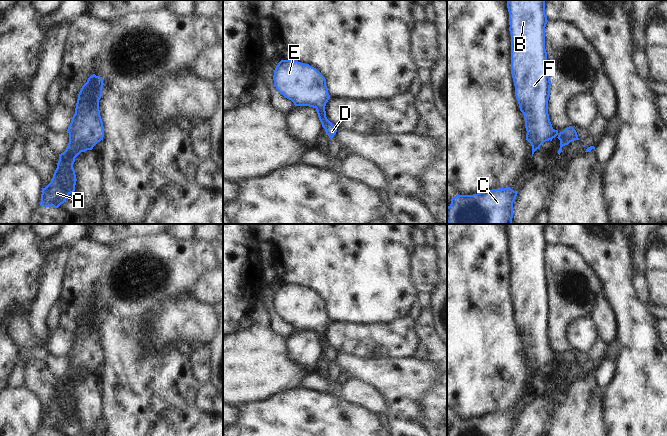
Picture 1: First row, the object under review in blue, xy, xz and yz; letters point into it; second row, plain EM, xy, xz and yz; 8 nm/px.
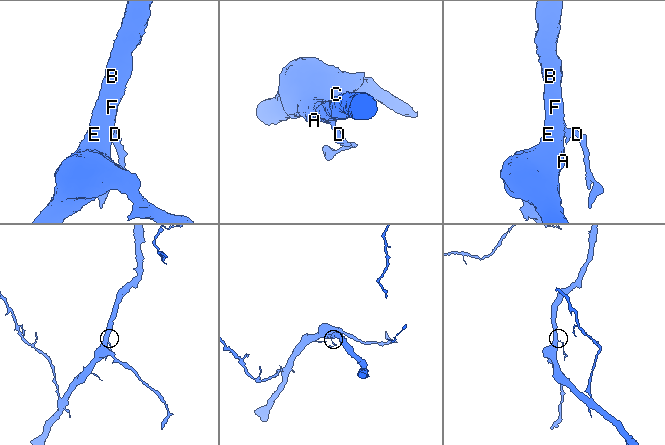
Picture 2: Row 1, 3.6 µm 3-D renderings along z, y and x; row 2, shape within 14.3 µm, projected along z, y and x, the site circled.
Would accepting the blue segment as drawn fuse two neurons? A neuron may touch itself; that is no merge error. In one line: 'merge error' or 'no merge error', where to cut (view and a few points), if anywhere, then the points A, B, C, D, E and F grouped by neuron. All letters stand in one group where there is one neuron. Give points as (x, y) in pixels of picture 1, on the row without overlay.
no merge error | no cut | A B C D E F

